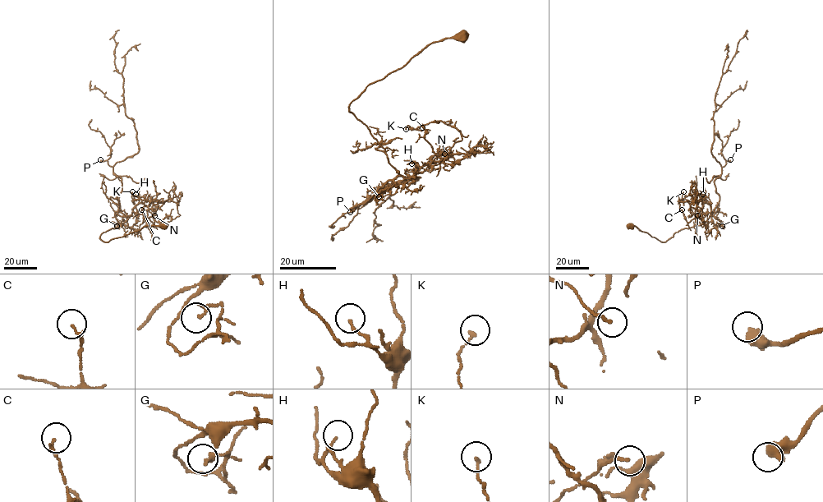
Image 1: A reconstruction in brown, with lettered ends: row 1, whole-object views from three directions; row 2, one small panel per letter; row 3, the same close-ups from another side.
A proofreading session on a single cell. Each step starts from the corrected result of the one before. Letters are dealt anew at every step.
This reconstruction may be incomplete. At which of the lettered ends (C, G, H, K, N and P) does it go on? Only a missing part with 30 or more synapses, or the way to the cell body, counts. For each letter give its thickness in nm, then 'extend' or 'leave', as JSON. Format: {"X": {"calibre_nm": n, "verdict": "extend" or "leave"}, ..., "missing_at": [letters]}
{"C": {"calibre_nm": 150, "verdict": "leave"}, "G": {"calibre_nm": 200, "verdict": "leave"}, "H": {"calibre_nm": 110, "verdict": "leave"}, "K": {"calibre_nm": 130, "verdict": "leave"}, "N": {"calibre_nm": 150, "verdict": "leave"}, "P": {"calibre_nm": 360, "verdict": "leave"}, "missing_at": []}

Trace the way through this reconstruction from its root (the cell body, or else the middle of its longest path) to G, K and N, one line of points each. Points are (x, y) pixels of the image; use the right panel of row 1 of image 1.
G: (630, 226), (665, 242), (675, 232), (704, 223), (711, 208), (714, 227), (717, 223), (722, 226)
K: (630, 226), (665, 242), (701, 224), (711, 207), (704, 203), (697, 210), (678, 201), (683, 191)
N: (630, 226), (635, 226), (665, 242), (675, 232), (704, 223), (711, 214), (711, 207), (704, 203), (697, 215)

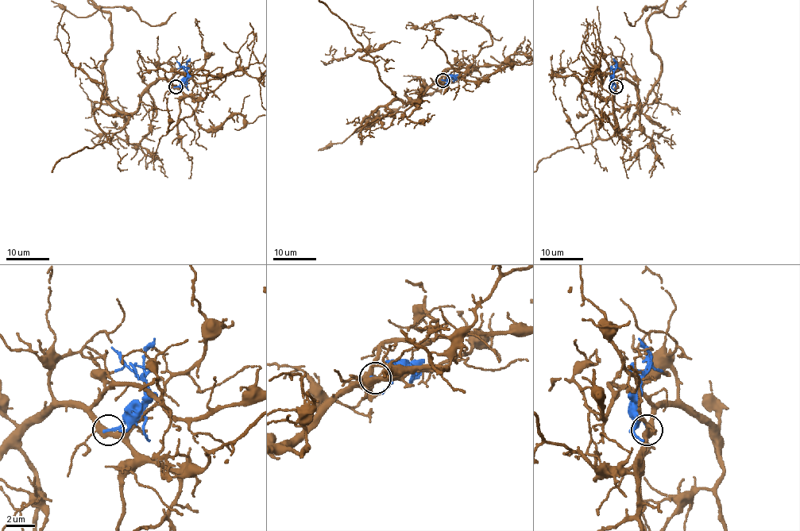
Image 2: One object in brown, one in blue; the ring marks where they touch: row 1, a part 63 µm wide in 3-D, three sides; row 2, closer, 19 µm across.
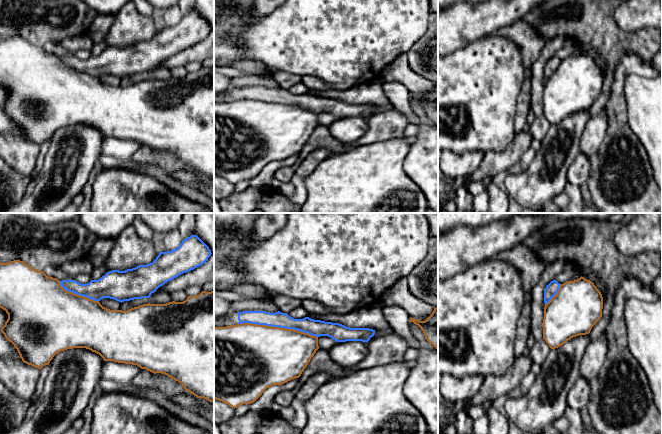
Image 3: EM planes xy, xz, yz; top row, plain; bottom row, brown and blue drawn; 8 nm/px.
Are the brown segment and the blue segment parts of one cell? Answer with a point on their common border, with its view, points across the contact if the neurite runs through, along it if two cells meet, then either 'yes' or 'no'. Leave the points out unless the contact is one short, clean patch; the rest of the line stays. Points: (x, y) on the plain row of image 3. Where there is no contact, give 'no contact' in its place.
contact xz (278, 103); no

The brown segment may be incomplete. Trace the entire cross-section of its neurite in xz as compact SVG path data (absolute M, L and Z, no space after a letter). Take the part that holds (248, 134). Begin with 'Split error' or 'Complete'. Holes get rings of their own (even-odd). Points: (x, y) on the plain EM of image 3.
Complete. M251 99L214 103L214 175L234 185L251 180L267 164L299 154L318 125L318 113L294 105Z

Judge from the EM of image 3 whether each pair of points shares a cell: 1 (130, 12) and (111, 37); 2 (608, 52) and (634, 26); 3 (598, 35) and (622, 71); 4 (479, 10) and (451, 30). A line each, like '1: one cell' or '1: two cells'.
1: one cell
2: two cells
3: two cells
4: one cell

